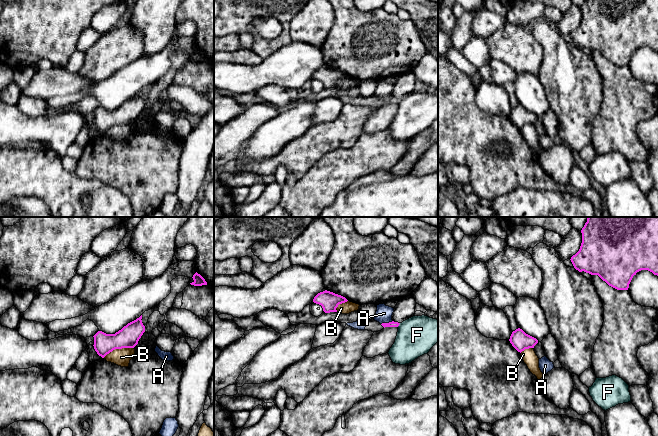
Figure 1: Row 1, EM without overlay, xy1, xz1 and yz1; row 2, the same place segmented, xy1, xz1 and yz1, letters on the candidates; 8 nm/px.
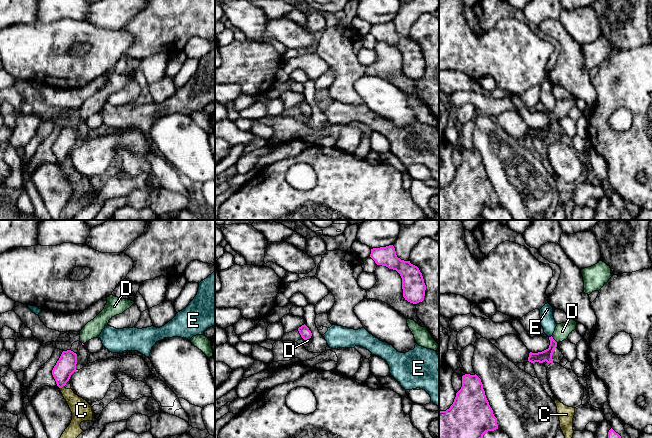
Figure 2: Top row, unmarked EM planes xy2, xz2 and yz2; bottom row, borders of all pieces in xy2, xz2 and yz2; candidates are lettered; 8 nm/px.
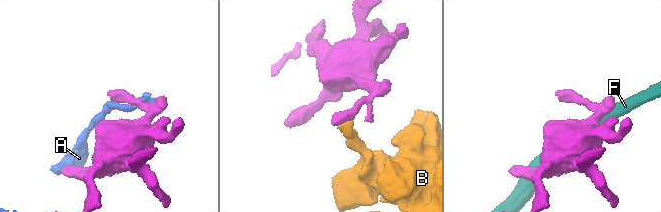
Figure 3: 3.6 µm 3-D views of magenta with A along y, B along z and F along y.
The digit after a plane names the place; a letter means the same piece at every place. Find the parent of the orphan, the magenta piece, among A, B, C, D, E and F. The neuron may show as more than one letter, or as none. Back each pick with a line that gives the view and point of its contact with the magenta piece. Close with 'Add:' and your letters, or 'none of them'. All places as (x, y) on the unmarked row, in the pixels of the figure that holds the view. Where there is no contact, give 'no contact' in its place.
D: yz2 (553, 115)
Add: D

